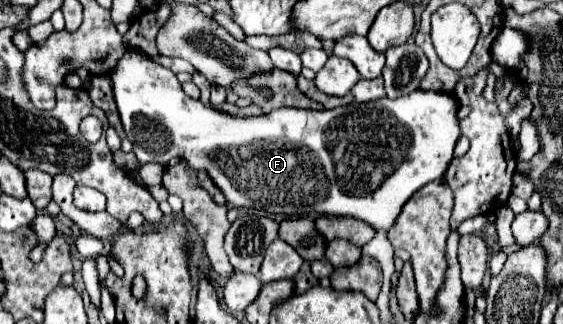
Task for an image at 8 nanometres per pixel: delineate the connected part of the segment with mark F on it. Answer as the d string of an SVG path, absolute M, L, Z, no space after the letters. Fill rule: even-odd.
M126 50L108 76L112 80L124 132L134 144L134 154L140 162L138 166L146 162L166 166L170 158L180 156L192 168L206 170L214 184L224 192L228 204L236 208L260 208L288 216L304 216L312 212L352 216L368 222L376 230L388 230L404 202L416 190L444 176L460 138L458 100L448 92L416 90L394 100L380 98L364 104L352 102L348 106L320 112L280 108L272 110L268 116L234 118L202 106L200 100L188 98L176 74L156 64L140 50Z

